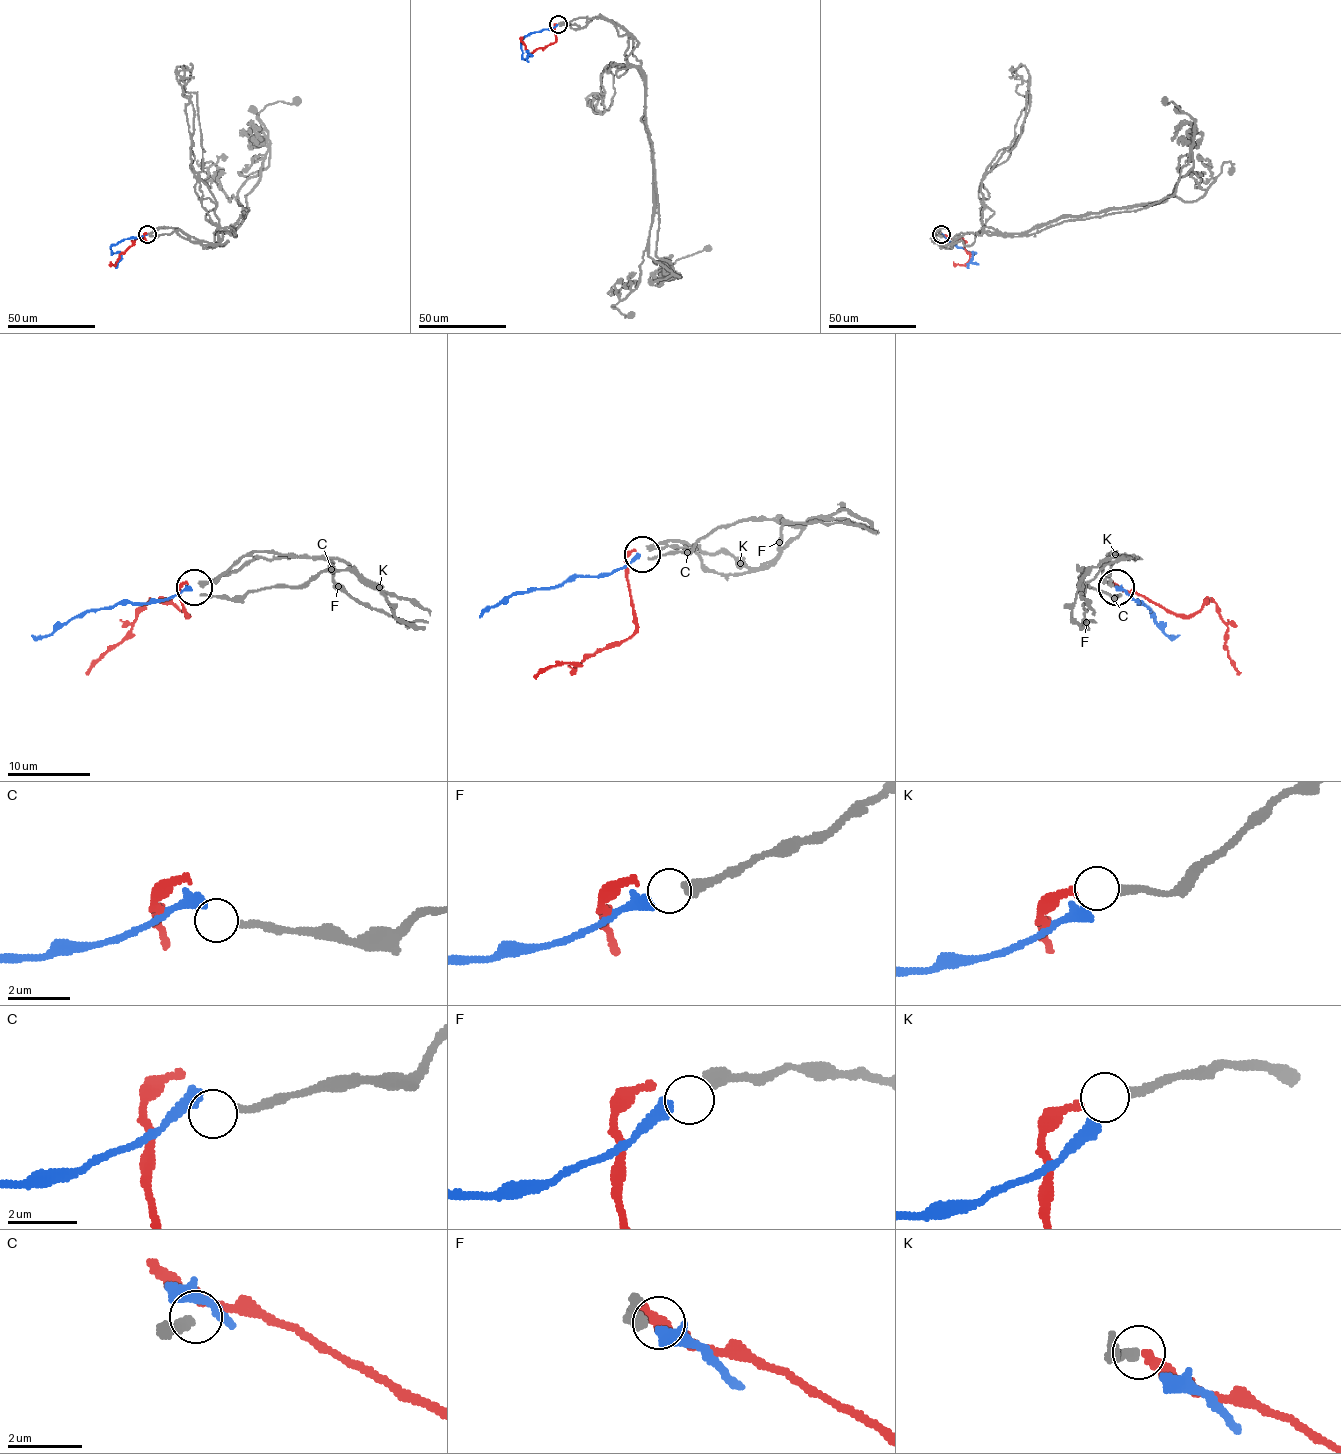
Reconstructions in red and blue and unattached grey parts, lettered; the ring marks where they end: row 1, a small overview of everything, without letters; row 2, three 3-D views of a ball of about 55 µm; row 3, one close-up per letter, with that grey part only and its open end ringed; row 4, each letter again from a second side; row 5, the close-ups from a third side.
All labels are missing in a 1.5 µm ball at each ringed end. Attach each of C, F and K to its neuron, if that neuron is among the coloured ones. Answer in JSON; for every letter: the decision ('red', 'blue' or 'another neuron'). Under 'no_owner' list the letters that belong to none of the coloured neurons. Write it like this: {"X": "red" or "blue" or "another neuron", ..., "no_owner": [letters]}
{"C": "another neuron", "F": "blue", "K": "red", "no_owner": ["C"]}

